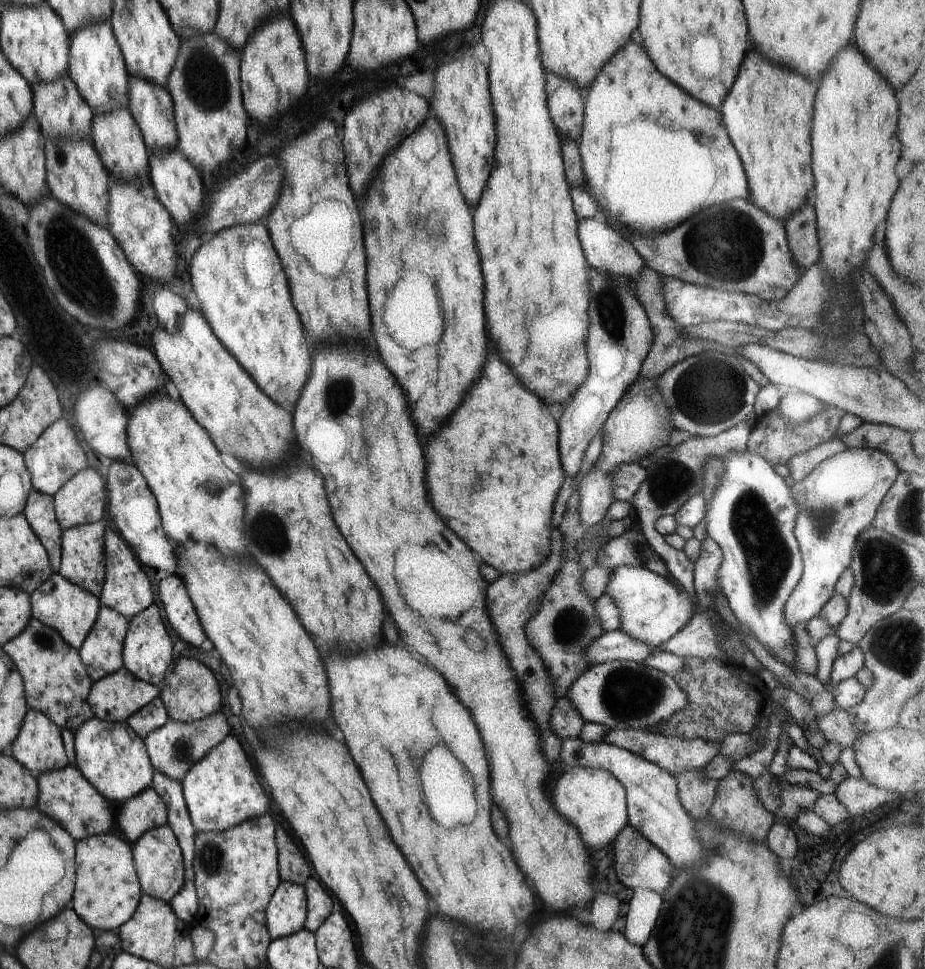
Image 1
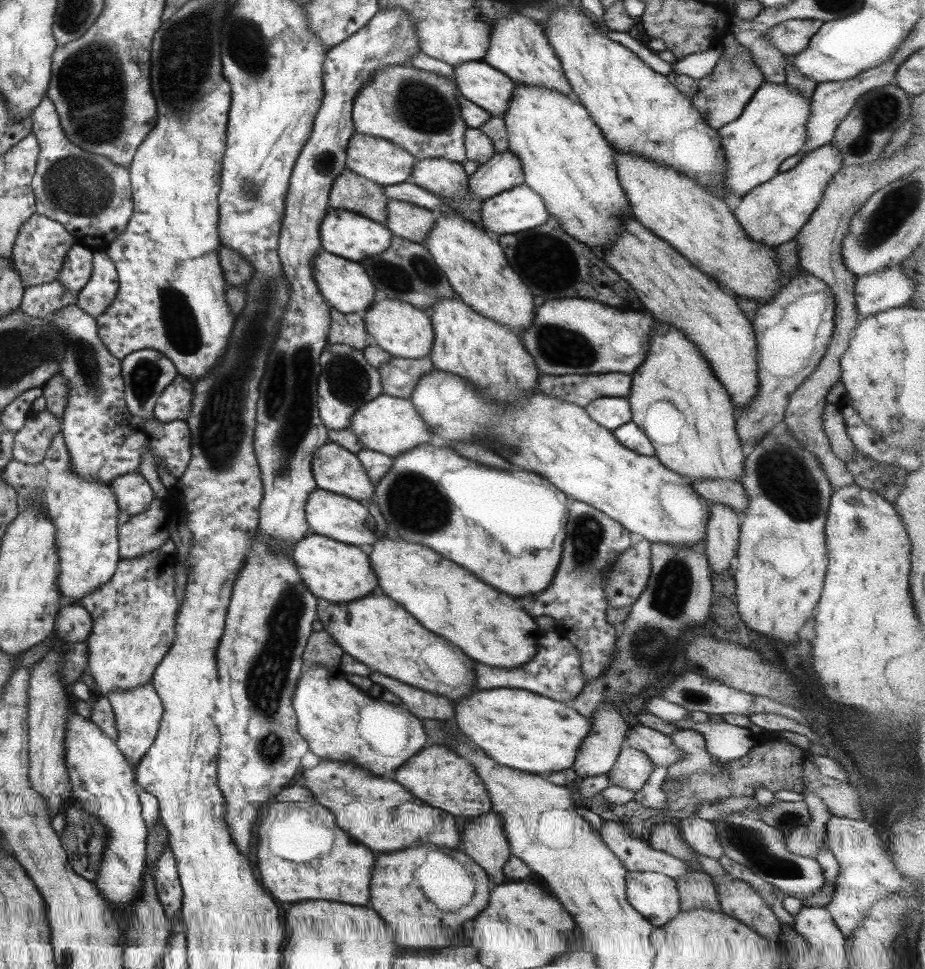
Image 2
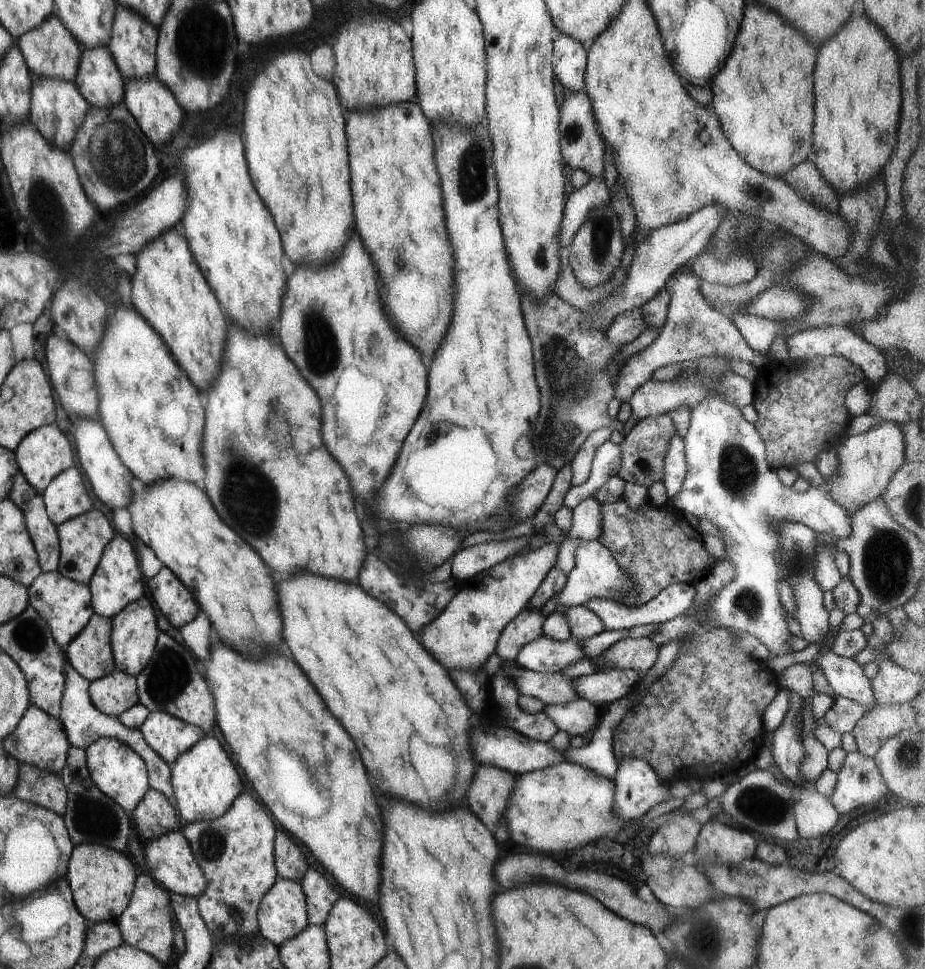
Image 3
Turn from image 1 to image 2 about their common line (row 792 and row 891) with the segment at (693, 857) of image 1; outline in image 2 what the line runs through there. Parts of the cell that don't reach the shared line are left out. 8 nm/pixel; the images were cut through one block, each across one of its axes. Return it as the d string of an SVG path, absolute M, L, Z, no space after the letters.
M626 871L627 902L653 928L663 926L679 911L676 882L658 872Z

